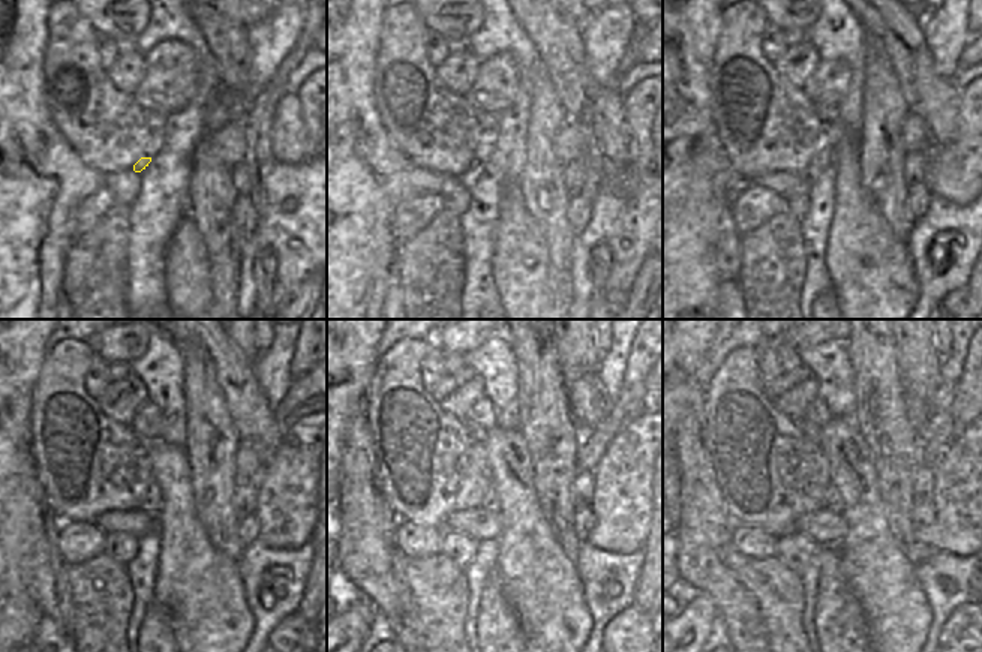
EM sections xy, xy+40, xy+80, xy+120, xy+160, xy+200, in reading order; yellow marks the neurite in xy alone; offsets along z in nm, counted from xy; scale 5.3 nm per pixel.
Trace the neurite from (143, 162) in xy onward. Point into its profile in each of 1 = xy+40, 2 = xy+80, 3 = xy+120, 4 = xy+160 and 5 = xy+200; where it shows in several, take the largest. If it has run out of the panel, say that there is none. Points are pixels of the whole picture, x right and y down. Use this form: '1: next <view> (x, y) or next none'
1: next xy+40 (483, 155)
2: next xy+80 (823, 158)
3: next xy+120 (152, 502)
4: next xy+160 (490, 502)
5: next xy+200 (832, 502)

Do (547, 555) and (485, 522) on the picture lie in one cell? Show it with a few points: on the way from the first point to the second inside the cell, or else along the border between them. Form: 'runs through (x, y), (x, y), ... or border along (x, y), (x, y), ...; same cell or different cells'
border along (499, 514), (501, 532), (496, 538); different cells

